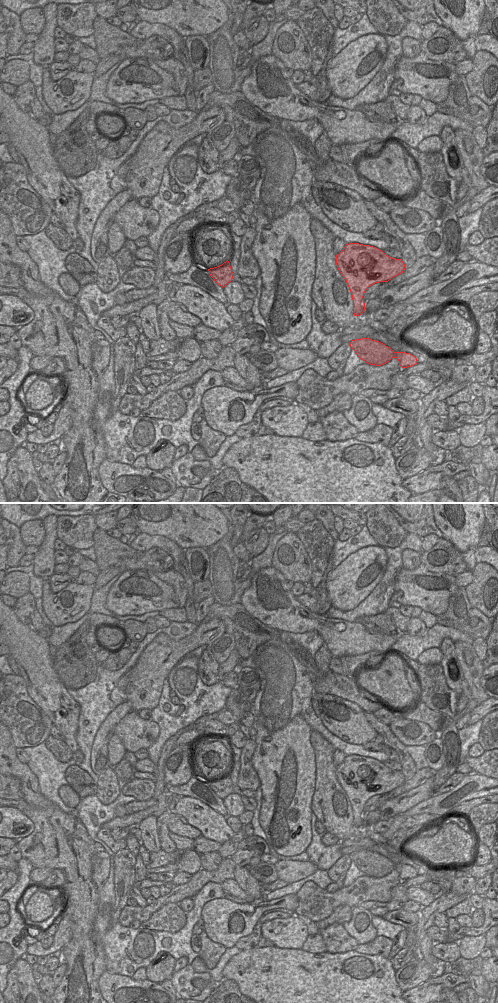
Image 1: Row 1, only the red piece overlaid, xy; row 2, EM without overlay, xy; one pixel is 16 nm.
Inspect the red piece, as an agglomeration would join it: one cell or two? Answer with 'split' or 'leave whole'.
split

